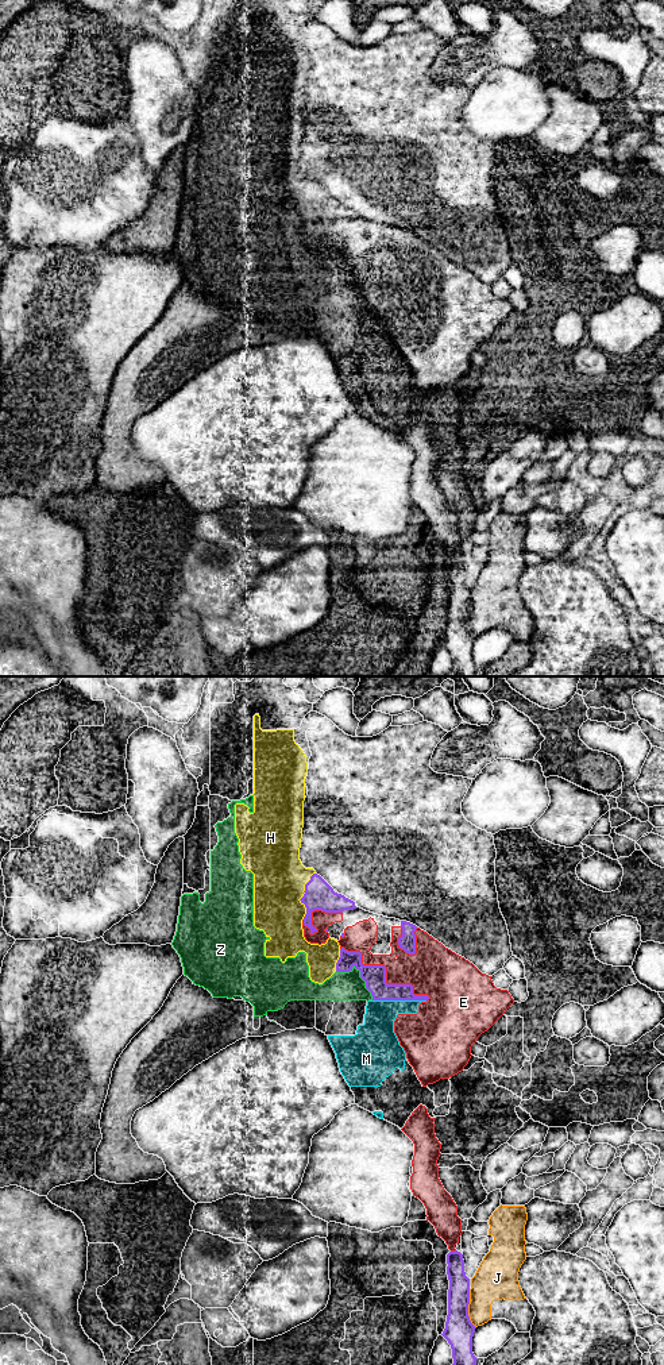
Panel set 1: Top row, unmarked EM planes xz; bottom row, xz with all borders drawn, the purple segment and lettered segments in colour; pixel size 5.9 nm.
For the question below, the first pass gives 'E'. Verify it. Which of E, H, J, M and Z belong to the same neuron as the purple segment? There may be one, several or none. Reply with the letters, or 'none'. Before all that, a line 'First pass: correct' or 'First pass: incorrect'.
First pass: correct
E

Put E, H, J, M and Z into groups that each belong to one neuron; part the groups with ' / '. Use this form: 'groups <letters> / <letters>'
groups E / H M Z / J

